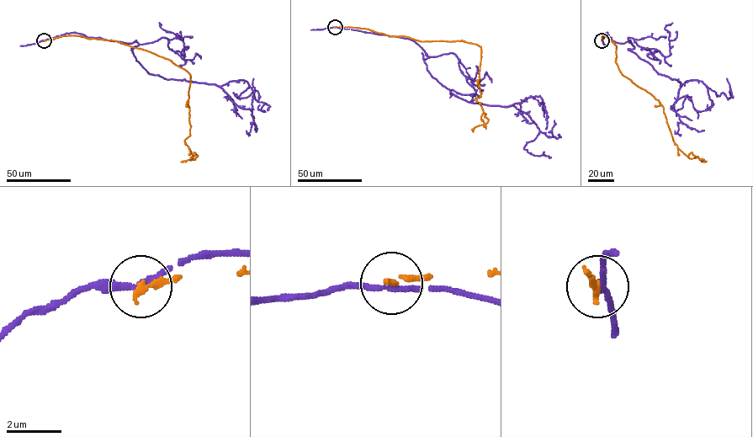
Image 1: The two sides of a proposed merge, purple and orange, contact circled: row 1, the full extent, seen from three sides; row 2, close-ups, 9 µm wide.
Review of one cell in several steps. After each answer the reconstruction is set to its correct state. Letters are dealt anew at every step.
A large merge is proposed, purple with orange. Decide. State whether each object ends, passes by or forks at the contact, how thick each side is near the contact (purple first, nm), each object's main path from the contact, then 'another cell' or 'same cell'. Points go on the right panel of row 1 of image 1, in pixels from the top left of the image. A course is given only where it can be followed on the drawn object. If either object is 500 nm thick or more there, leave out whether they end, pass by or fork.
purple passes by | orange ends | 200/220 nm | purple via (602, 40), (607, 32), (630, 41), (628, 50), (681, 86), (697, 80), (730, 98), (727, 78) | orange via (601, 40), (605, 35), (617, 46), (616, 62), (623, 74), (663, 106), (678, 148), (707, 161) | another cell

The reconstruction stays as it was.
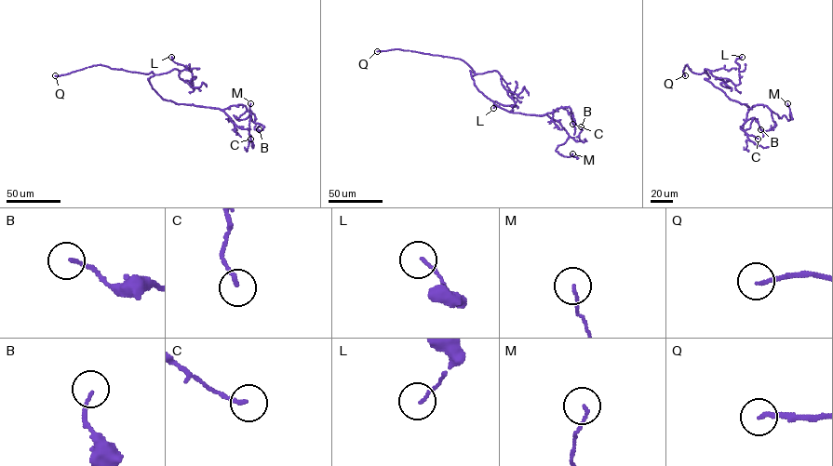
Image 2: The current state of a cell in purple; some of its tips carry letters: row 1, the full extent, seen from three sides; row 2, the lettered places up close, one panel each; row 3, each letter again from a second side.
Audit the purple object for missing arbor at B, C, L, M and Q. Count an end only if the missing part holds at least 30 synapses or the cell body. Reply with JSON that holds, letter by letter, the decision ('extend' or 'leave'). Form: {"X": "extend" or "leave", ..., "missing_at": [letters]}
{"B": "leave", "C": "leave", "L": "leave", "M": "leave", "Q": "extend", "missing_at": ["Q"]}

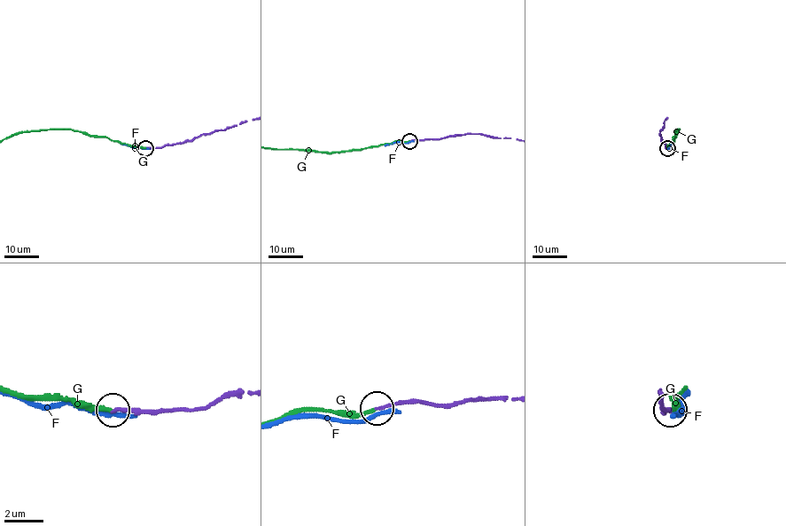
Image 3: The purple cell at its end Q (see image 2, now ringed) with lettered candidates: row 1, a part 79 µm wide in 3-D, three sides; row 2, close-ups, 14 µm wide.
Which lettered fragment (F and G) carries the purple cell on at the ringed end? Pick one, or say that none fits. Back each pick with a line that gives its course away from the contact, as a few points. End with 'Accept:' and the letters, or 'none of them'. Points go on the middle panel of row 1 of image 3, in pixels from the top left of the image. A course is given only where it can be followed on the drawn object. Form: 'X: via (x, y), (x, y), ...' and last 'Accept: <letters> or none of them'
Accept: G

